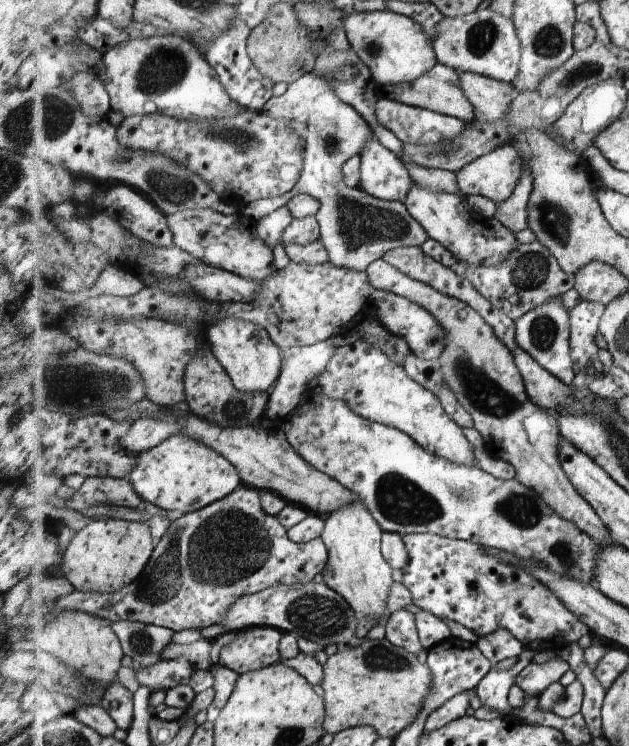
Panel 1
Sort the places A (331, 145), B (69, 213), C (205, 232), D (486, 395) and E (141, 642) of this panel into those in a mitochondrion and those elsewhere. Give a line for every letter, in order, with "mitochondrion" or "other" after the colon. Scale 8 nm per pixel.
A: mitochondrion
B: other
C: mitochondrion
D: mitochondrion
E: mitochondrion

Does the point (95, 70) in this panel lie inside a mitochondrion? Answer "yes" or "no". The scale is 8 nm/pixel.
no

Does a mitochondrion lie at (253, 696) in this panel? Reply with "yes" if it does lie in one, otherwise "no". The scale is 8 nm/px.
no

